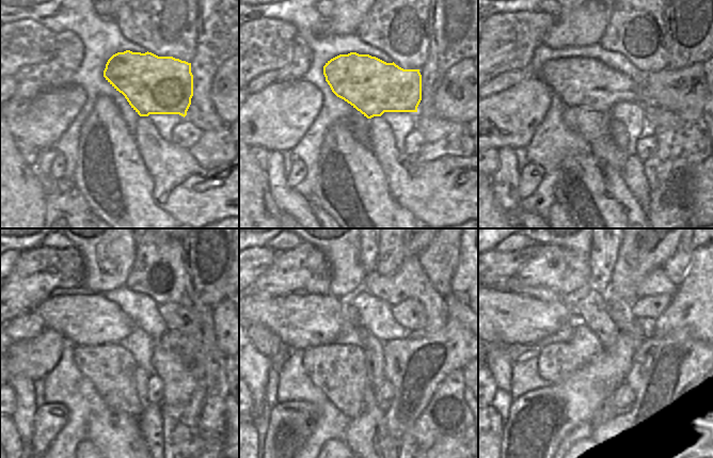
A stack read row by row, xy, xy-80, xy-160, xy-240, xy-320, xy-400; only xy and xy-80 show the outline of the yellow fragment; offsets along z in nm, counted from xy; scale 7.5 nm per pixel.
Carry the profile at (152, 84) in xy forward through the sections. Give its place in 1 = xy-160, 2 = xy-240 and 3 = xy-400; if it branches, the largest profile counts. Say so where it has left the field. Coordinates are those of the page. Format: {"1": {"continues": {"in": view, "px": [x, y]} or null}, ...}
{"1": {"continues": {"in": "xy-160", "px": [579, 81]}}, "2": {"continues": {"in": "xy-240", "px": [83, 319]}}, "3": {"continues": {"in": "xy-400", "px": [500, 317]}}}

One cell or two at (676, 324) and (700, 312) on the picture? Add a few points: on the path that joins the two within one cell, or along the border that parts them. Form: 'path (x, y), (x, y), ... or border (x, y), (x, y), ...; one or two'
path (682, 320), (694, 313); one

